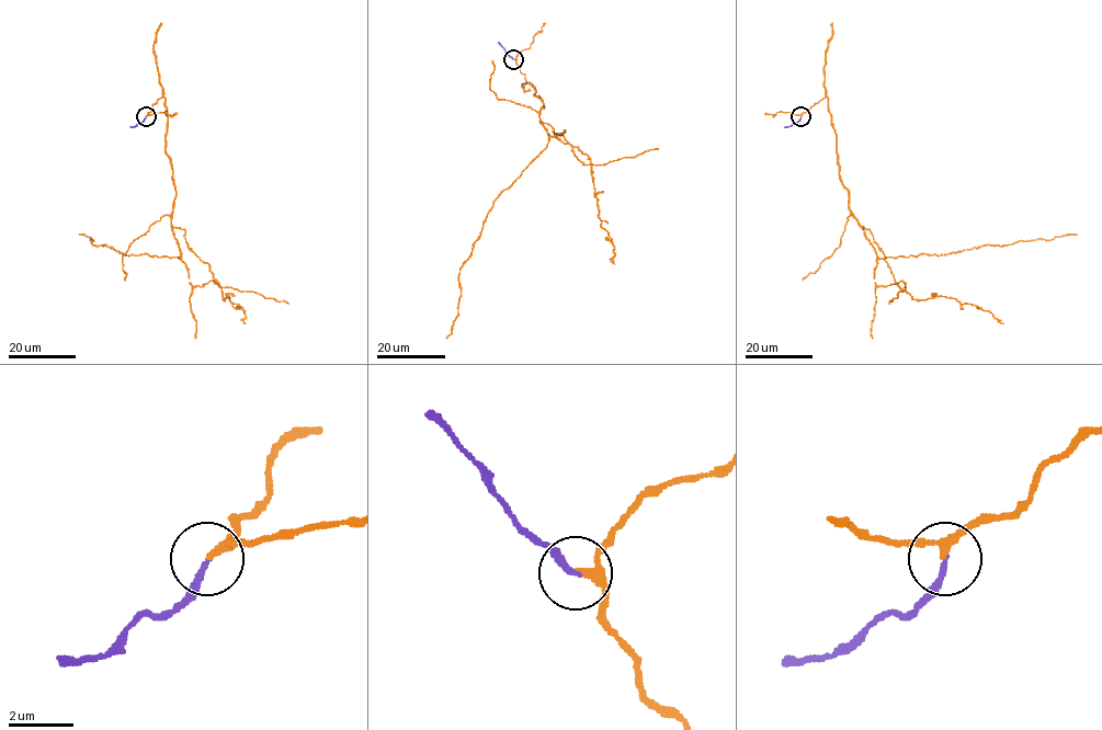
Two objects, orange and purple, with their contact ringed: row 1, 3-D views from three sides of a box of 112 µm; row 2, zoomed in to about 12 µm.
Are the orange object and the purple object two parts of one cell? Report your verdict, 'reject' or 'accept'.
accept

